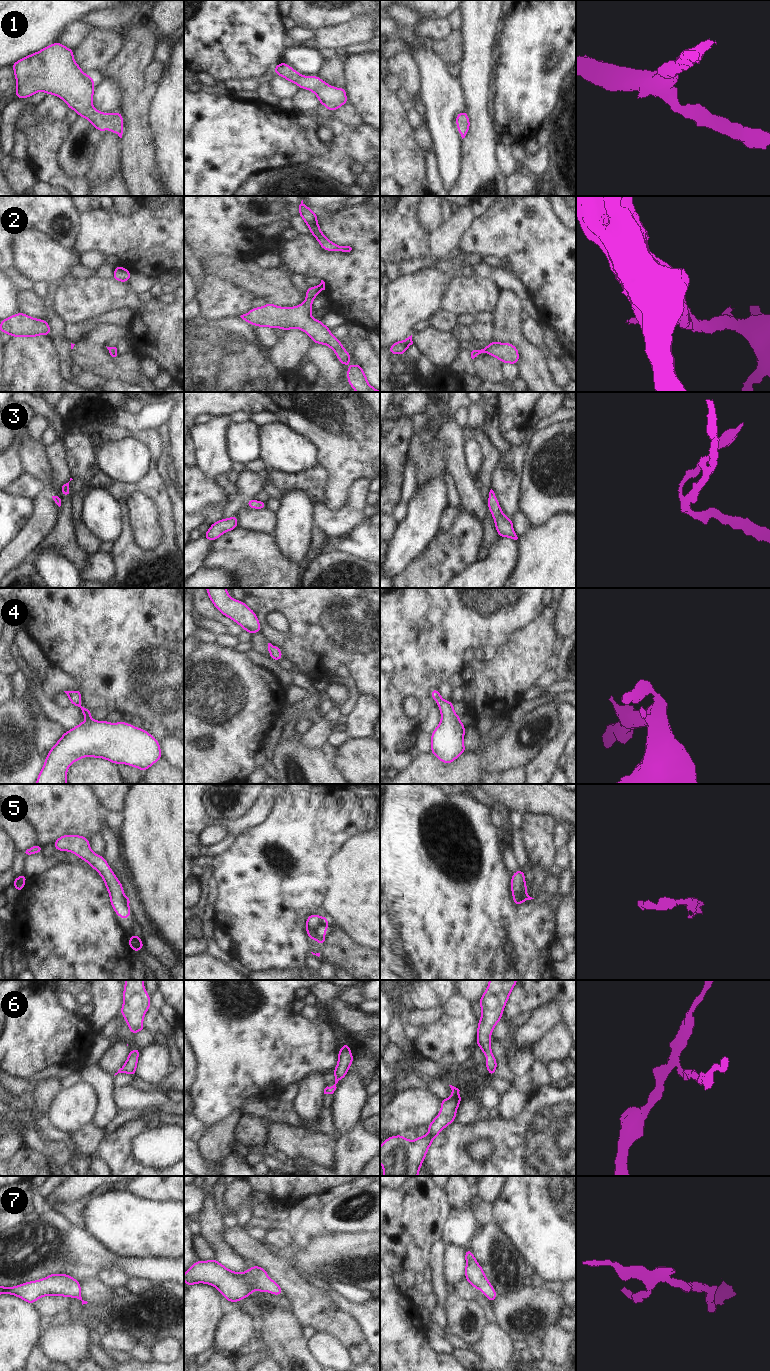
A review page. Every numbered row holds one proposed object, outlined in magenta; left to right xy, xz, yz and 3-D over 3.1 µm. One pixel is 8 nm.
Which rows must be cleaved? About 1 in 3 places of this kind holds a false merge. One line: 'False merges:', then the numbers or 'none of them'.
False merges: none of them

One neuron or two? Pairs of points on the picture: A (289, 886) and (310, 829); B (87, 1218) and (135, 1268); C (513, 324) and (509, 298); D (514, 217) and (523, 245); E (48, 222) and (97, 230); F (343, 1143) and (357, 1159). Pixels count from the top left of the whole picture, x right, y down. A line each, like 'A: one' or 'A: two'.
A: one
B: two
C: one
D: one
E: two
F: one

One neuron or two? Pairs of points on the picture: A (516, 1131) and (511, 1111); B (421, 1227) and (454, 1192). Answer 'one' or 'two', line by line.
A: two
B: two

